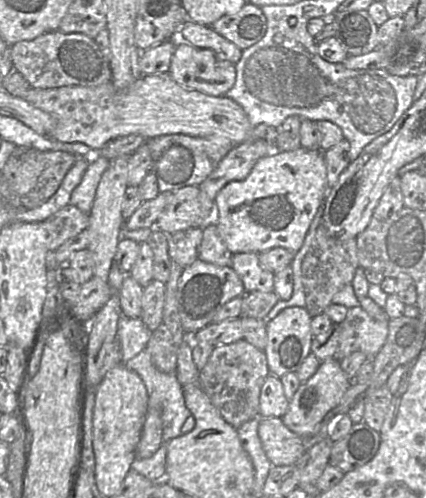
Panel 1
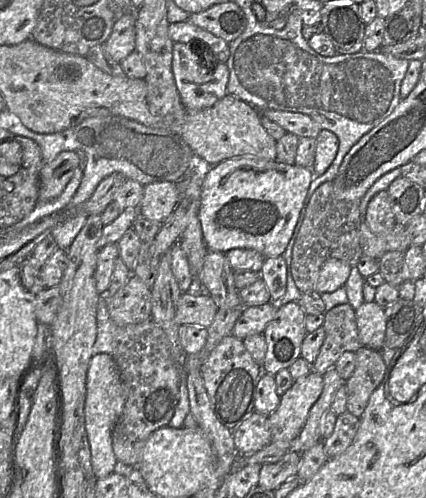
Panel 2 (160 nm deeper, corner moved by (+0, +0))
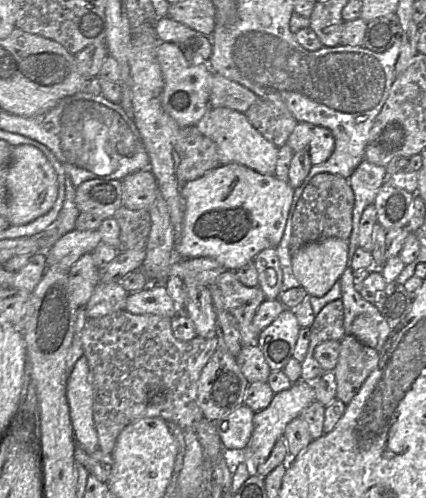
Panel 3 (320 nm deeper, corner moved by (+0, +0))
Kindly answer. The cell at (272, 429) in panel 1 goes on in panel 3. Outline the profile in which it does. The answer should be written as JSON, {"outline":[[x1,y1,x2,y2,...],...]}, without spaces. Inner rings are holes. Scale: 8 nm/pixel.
{"outline":[[241,405,225,418,211,421,216,425,224,449,244,449,247,447,254,429,254,412]]}

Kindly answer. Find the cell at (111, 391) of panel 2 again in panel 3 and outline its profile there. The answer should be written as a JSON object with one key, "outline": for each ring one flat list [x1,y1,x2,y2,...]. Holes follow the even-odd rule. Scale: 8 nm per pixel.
{"outline":[[85,356,79,358,67,381,67,400,76,443,87,454,99,449,93,419,94,390]]}

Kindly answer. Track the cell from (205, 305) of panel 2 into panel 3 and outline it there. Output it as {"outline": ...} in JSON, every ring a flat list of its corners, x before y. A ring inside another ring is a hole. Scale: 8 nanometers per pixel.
{"outline":[[150,284,140,291,131,292,125,310,133,314,155,314,169,319,184,313,183,308,177,307,169,296,164,284]]}

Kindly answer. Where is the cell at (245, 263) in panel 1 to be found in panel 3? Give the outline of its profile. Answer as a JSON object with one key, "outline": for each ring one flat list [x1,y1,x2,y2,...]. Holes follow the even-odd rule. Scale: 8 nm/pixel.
{"outline":[[225,270,208,284,215,313,225,313,233,326,239,331,242,347,258,345,258,333,252,320,266,299,262,290,247,287,237,278,235,271]]}

